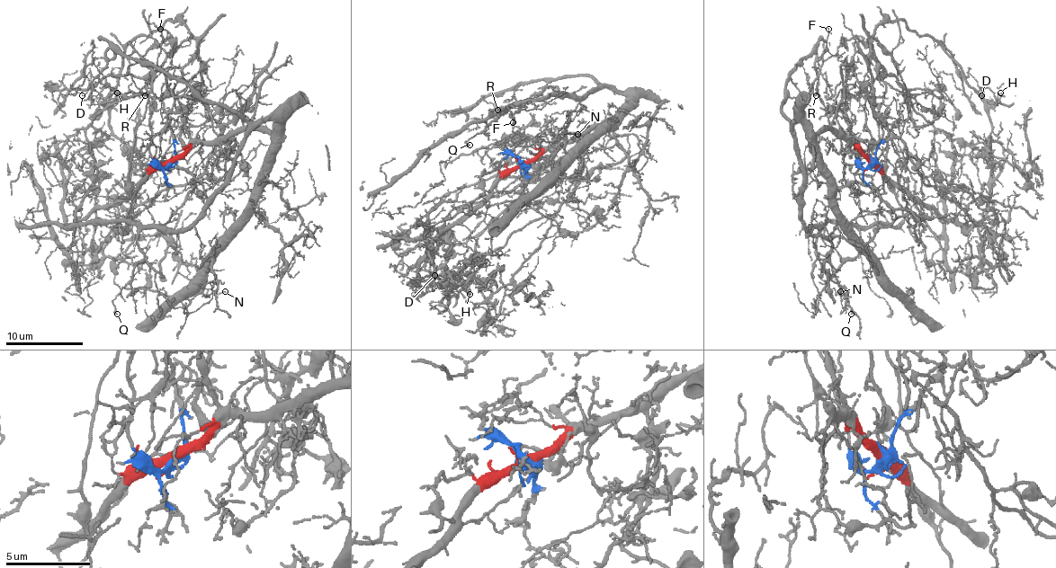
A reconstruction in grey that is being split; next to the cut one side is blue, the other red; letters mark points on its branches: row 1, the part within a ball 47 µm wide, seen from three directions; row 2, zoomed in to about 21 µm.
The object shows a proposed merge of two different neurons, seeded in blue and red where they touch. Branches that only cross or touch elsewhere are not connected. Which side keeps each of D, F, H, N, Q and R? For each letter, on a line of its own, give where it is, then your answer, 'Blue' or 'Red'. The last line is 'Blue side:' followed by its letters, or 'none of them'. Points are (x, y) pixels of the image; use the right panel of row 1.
D: Place: (981, 95). Blue
F: Place: (828, 29). Red
H: Place: (1000, 93). Blue
N: Place: (840, 291). Red
Q: Place: (851, 314). Red
R: Place: (816, 95). Red
Blue side: D, H

